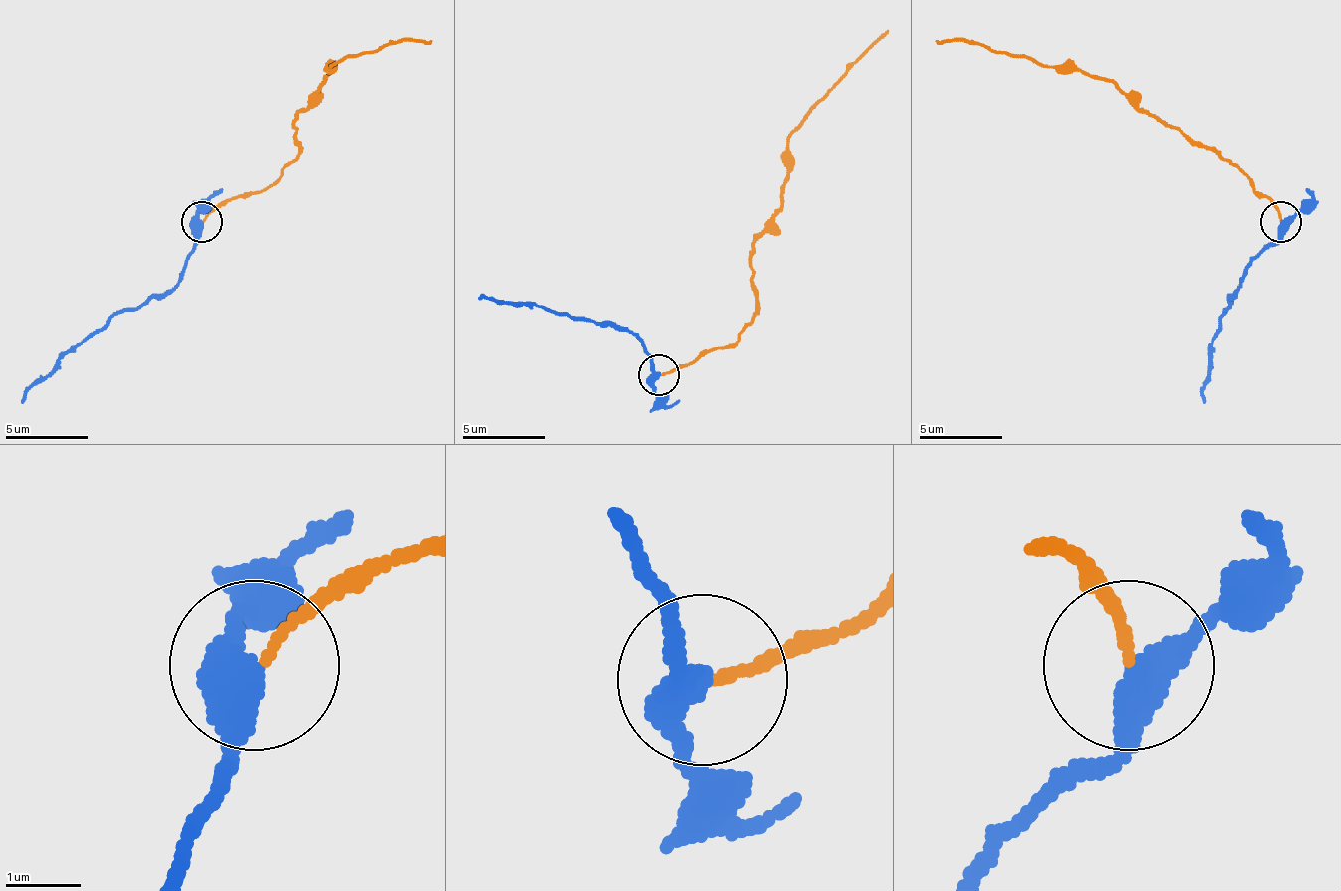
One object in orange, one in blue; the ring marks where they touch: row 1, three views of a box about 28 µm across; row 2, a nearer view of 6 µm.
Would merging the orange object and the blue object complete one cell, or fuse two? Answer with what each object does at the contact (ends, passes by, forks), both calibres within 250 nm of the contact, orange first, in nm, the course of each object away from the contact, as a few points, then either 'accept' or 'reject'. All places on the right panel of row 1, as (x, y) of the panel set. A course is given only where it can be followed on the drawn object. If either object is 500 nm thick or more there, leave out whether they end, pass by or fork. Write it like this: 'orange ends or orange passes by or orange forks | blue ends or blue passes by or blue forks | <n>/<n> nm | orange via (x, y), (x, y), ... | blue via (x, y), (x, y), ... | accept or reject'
orange ends | blue passes by | 120/400 nm | orange via (1279, 223), (1275, 206), (1234, 165), (1197, 148), (1102, 78), (1040, 66), (965, 41), (936, 45) | blue via (1279, 223), (1279, 239), (1255, 260), (1234, 289), (1213, 338), (1205, 404) | reject

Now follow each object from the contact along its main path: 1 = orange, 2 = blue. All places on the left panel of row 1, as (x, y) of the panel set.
1: (202, 223), (219, 206), (272, 185), (297, 148), (293, 119), (326, 78), (330, 66), (401, 41), (429, 45)
2: (202, 223), (190, 260), (169, 289), (120, 309), (82, 338), (20, 404)

